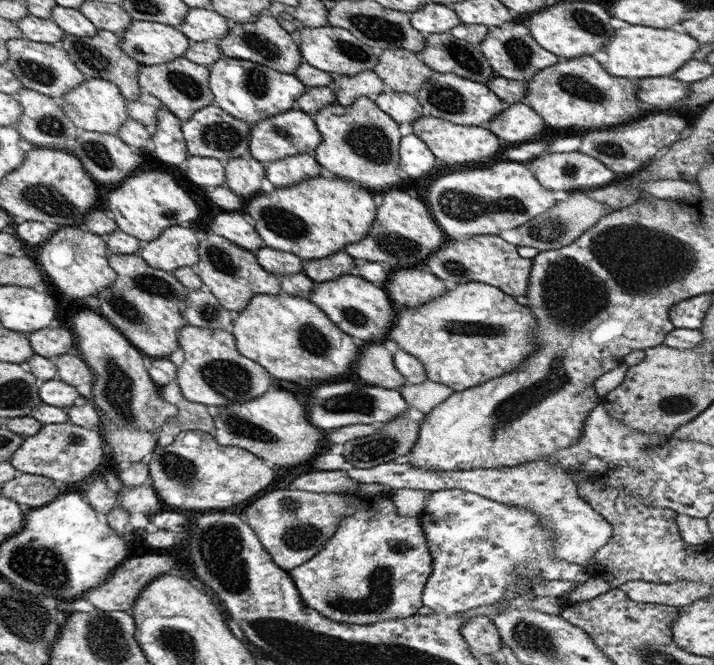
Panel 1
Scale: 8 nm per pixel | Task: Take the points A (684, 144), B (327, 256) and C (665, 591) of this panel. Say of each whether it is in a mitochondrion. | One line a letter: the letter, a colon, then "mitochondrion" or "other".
A: other
B: other
C: other

